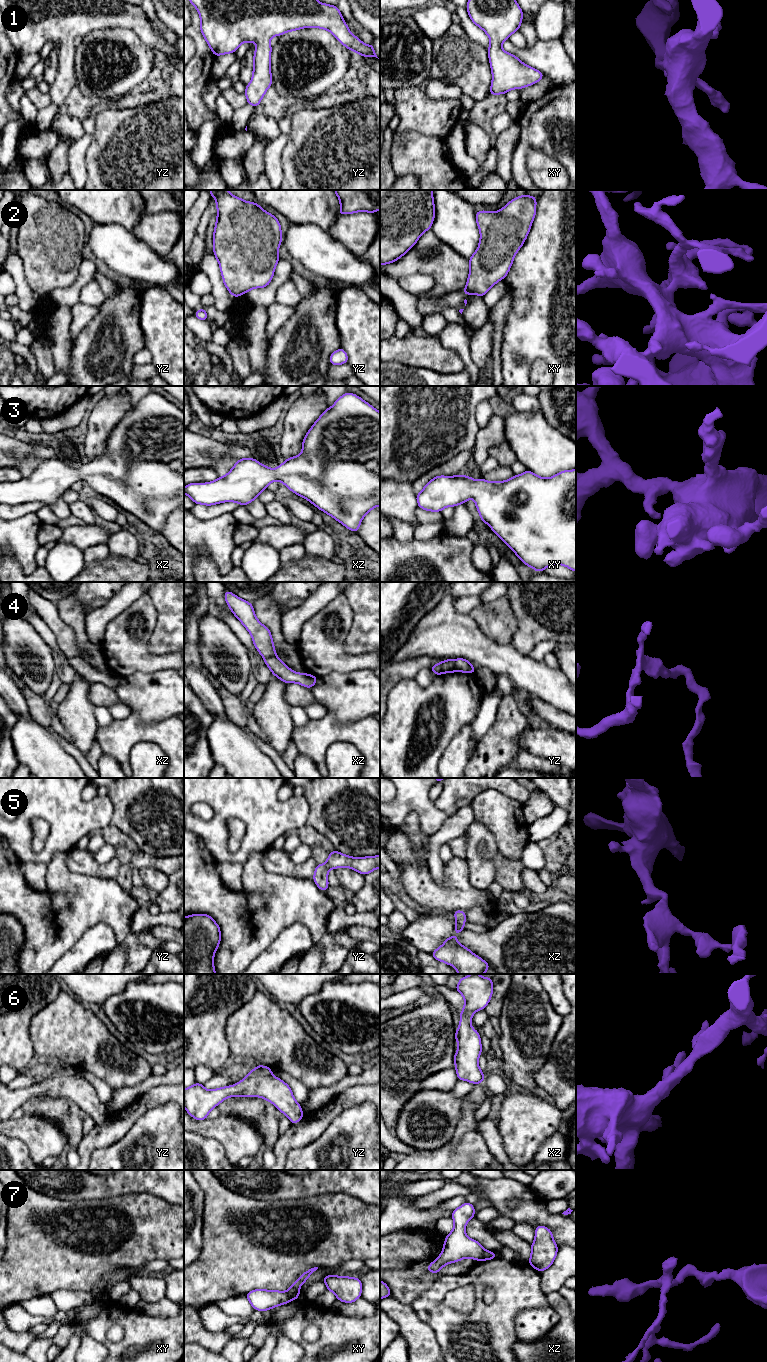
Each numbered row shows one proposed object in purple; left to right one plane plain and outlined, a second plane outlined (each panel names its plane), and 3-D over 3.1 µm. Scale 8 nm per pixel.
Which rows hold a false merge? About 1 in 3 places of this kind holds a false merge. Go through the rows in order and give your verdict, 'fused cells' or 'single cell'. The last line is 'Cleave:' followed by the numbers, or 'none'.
1: single cell
2: single cell
3: single cell
4: fused cells
5: single cell
6: single cell
7: fused cells
Cleave: 4, 7

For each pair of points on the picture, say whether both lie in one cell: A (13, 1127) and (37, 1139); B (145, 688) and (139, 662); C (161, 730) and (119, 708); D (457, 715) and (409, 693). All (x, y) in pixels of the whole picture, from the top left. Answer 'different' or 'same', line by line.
A: same
B: different
C: different
D: same

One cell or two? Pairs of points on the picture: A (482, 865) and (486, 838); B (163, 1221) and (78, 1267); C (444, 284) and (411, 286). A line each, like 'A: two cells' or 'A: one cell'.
A: one cell
B: one cell
C: two cells

